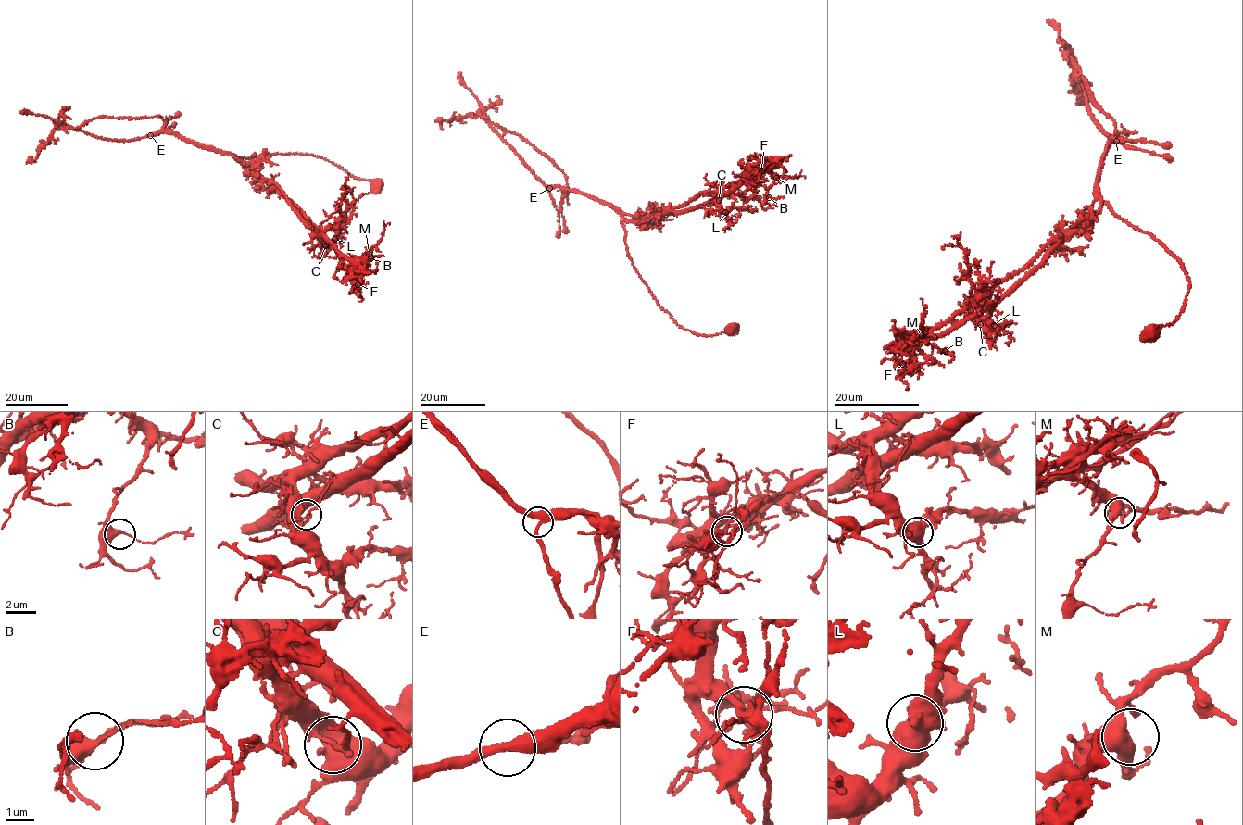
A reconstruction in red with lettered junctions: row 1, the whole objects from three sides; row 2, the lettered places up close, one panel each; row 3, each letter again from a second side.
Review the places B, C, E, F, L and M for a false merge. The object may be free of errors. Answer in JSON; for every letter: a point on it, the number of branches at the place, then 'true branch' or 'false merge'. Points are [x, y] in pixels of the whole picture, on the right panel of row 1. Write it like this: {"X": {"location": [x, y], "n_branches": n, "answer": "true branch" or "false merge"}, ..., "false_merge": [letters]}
{"B": {"location": [945, 351], "n_branches": 3, "answer": "true branch"}, "C": {"location": [980, 324], "n_branches": 2, "answer": "false merge"}, "E": {"location": [1116, 141], "n_branches": 3, "answer": "true branch"}, "F": {"location": [902, 364], "n_branches": 4, "answer": "true branch"}, "L": {"location": [994, 325], "n_branches": 3, "answer": "true branch"}, "M": {"location": [922, 335], "n_branches": 3, "answer": "true branch"}, "false_merge": ["C"]}

